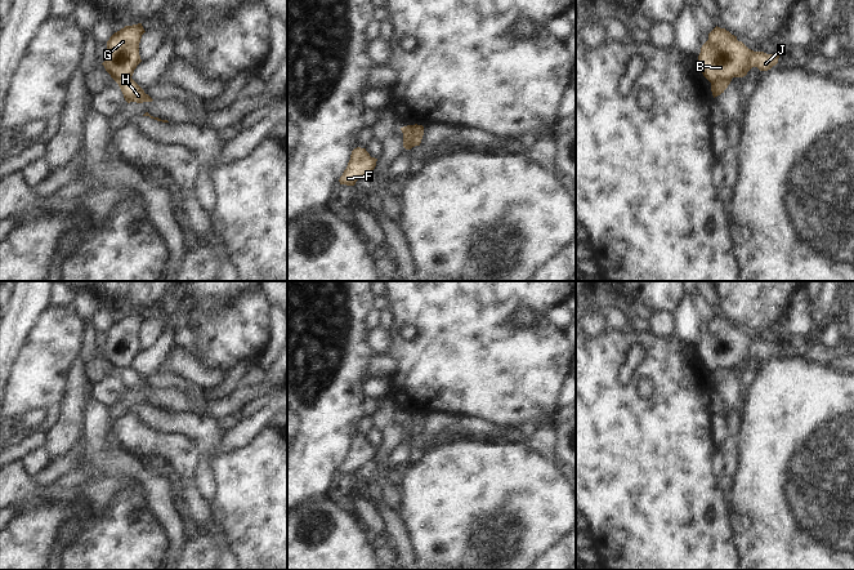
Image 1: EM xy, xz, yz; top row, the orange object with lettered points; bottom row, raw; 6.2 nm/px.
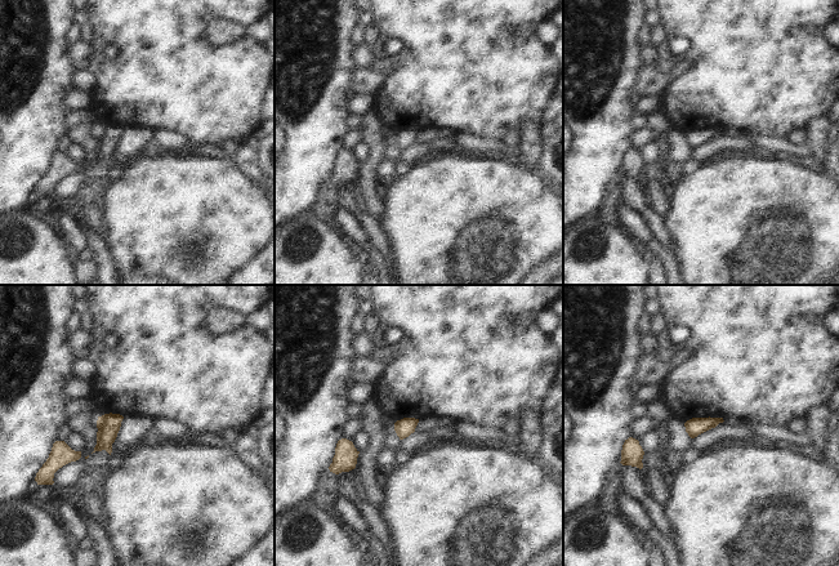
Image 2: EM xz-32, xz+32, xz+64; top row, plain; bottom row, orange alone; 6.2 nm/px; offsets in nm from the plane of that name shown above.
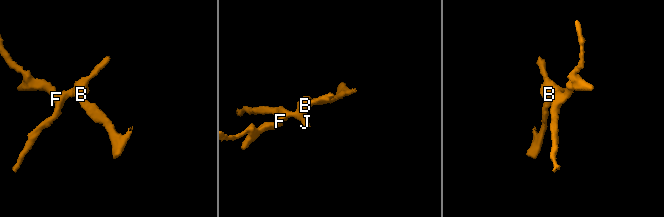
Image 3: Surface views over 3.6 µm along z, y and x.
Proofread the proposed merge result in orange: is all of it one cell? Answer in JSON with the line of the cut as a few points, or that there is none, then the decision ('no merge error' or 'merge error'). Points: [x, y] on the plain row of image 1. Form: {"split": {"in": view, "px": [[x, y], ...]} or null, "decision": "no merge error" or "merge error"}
{"split": {"in": "xz", "px": [[423, 415], [411, 426], [411, 435]]}, "decision": "merge error"}

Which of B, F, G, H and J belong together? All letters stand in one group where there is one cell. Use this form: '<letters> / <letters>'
B F G J / H

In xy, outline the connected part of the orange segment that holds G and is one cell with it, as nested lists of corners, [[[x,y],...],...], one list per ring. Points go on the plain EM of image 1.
[[[142,312],[125,315],[107,330],[107,340],[102,353],[117,373],[130,368],[142,351],[139,331],[144,321]]]

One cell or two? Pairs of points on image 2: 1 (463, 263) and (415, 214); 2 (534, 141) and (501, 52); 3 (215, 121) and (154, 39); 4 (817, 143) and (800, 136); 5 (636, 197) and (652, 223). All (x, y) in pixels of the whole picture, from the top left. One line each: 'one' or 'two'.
1: one
2: two
3: one
4: two
5: one

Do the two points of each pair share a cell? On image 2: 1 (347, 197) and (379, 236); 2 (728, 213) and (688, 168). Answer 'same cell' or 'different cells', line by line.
1: same cell
2: different cells

